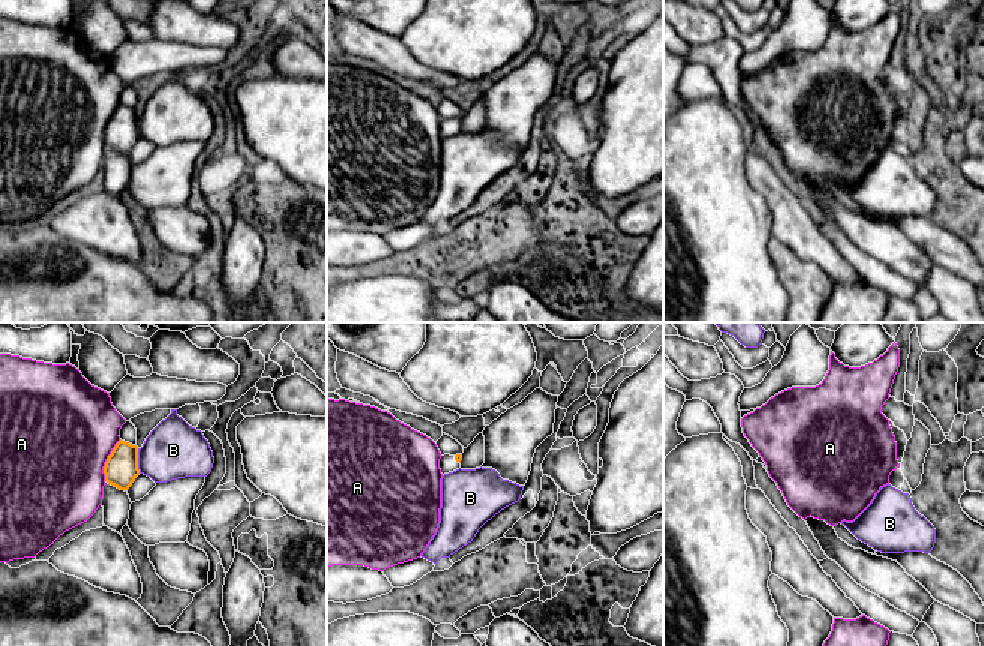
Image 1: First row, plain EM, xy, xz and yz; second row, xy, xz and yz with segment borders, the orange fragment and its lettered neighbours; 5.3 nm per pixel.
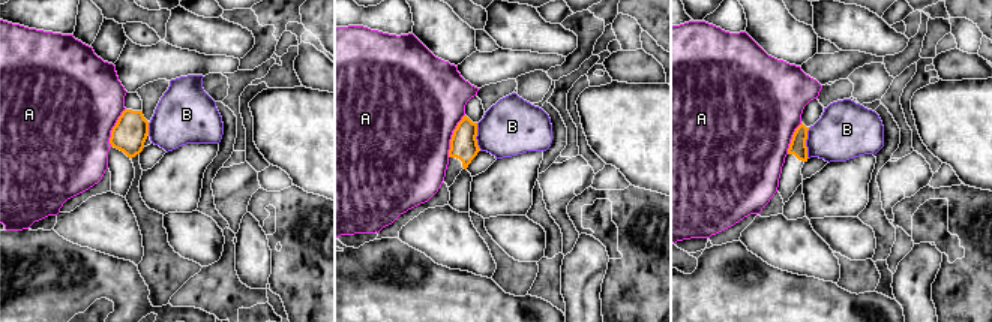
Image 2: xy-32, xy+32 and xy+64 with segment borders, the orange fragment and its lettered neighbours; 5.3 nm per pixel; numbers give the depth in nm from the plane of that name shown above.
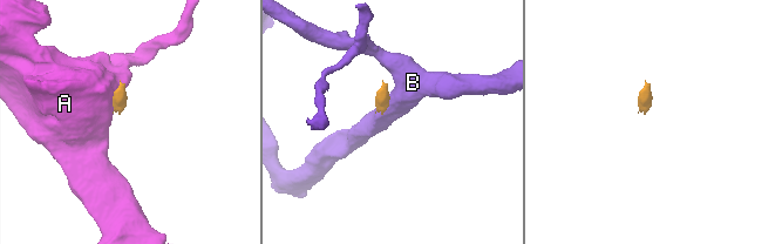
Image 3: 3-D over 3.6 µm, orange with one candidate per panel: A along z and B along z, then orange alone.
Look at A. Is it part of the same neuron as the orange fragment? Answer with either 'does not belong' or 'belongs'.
does not belong

